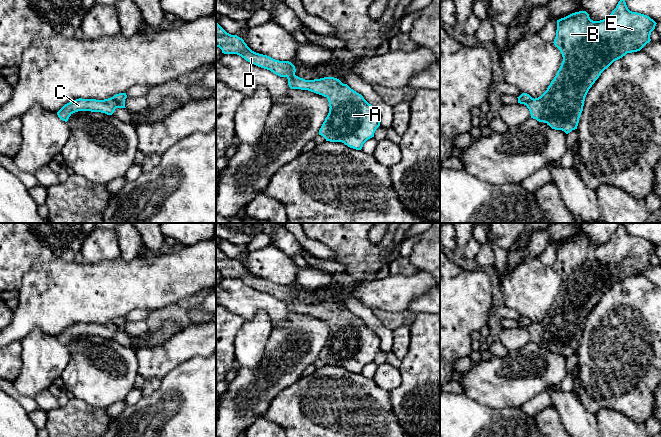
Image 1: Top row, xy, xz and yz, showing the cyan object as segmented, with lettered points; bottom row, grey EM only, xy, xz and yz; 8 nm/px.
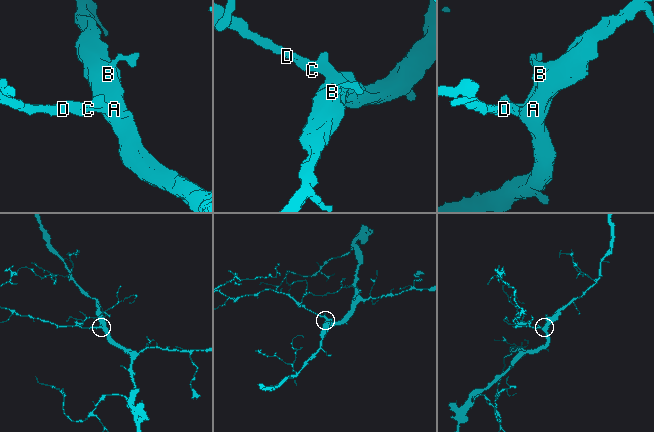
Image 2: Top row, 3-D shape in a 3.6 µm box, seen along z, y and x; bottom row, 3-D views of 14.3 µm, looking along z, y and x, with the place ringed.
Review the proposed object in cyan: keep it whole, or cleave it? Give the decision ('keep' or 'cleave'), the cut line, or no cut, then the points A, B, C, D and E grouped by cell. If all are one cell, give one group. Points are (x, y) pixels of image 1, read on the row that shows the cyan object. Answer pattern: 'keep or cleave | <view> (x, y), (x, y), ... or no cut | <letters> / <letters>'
keep | no cut | A B C D E

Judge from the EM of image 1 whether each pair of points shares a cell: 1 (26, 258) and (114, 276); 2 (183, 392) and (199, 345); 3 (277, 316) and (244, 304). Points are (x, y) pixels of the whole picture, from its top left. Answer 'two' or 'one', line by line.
1: two
2: two
3: one

